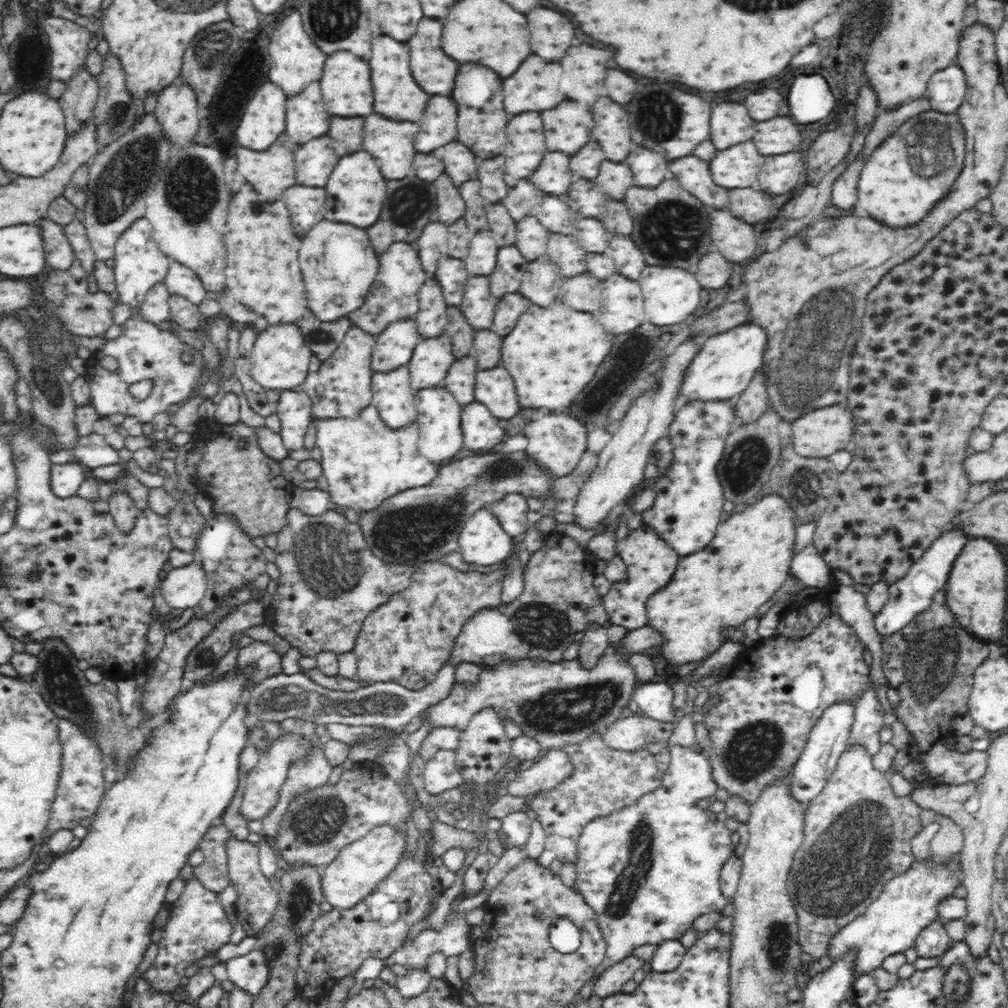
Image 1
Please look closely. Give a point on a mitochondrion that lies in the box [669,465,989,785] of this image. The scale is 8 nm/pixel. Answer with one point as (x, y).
(925, 664)

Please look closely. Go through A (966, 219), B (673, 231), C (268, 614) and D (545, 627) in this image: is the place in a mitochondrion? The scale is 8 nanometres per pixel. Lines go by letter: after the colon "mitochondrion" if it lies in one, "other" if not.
A: other
B: mitochondrion
C: other
D: mitochondrion

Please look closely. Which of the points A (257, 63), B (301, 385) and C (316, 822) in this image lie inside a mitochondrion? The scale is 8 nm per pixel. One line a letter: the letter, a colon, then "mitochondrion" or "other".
A: other
B: other
C: mitochondrion

